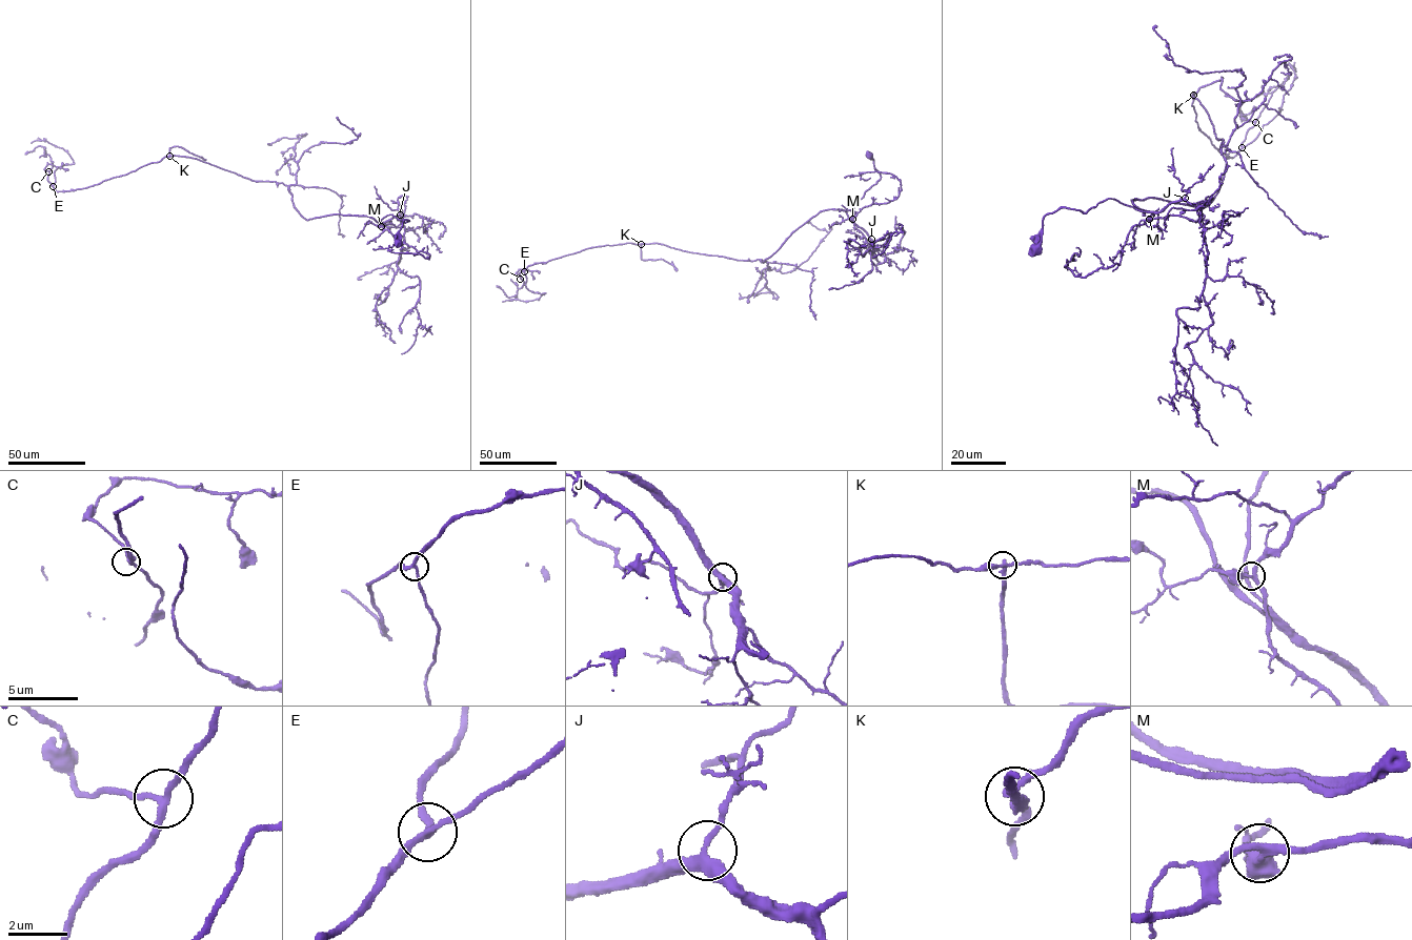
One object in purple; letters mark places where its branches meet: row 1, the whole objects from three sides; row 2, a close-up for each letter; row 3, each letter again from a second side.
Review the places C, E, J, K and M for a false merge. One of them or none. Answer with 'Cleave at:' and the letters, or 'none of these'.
Cleave at: K

